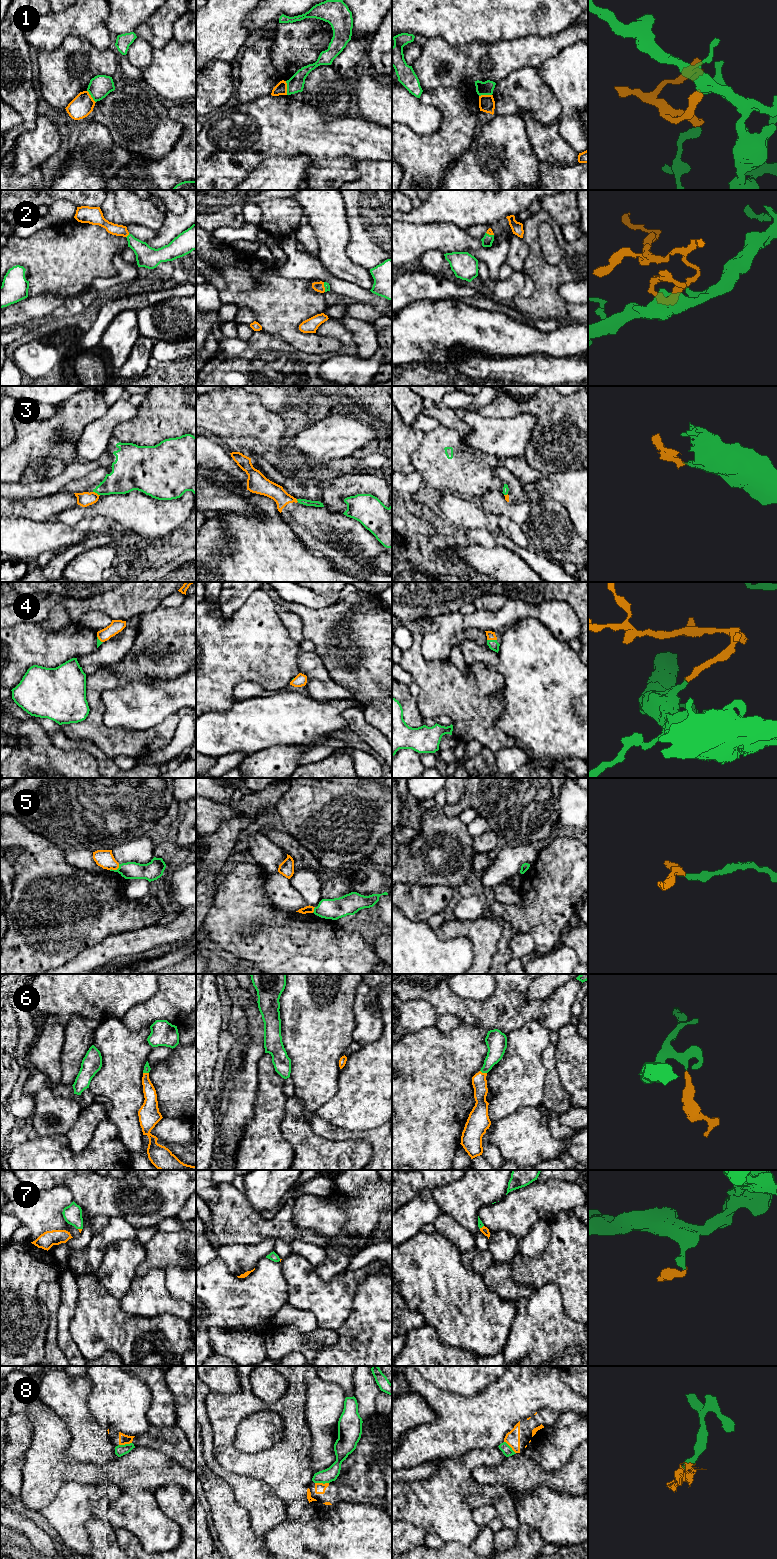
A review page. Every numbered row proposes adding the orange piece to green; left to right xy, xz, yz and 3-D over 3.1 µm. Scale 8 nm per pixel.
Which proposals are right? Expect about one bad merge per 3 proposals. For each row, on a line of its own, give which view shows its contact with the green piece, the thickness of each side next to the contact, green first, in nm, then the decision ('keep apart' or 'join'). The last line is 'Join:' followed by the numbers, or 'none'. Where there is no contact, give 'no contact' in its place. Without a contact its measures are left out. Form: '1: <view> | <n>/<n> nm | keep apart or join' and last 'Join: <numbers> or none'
1: xz | 140/100 nm | keep apart
2: xy | 170/100 nm | join
3: xy | 220/120 nm | keep apart
4: yz | 80/70 nm | join
5: xy | 140/140 nm | join
6: yz | 160/120 nm | join
7: yz | 50/60 nm | join
8: xz | 120/90 nm | keep apart
Join: 2, 4, 5, 6, 7

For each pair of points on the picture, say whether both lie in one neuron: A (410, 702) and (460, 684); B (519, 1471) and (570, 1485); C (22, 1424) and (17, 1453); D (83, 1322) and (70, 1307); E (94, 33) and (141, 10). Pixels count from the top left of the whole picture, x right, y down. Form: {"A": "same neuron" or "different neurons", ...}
{"A": "different neurons", "B": "same neuron", "C": "same neuron", "D": "different neurons", "E": "different neurons"}

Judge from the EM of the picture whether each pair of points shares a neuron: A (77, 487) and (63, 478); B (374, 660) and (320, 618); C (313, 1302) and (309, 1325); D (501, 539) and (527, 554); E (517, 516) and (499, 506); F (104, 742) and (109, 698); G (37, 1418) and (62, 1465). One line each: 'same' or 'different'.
A: different
B: same
C: different
D: same
E: same
F: different
G: same

